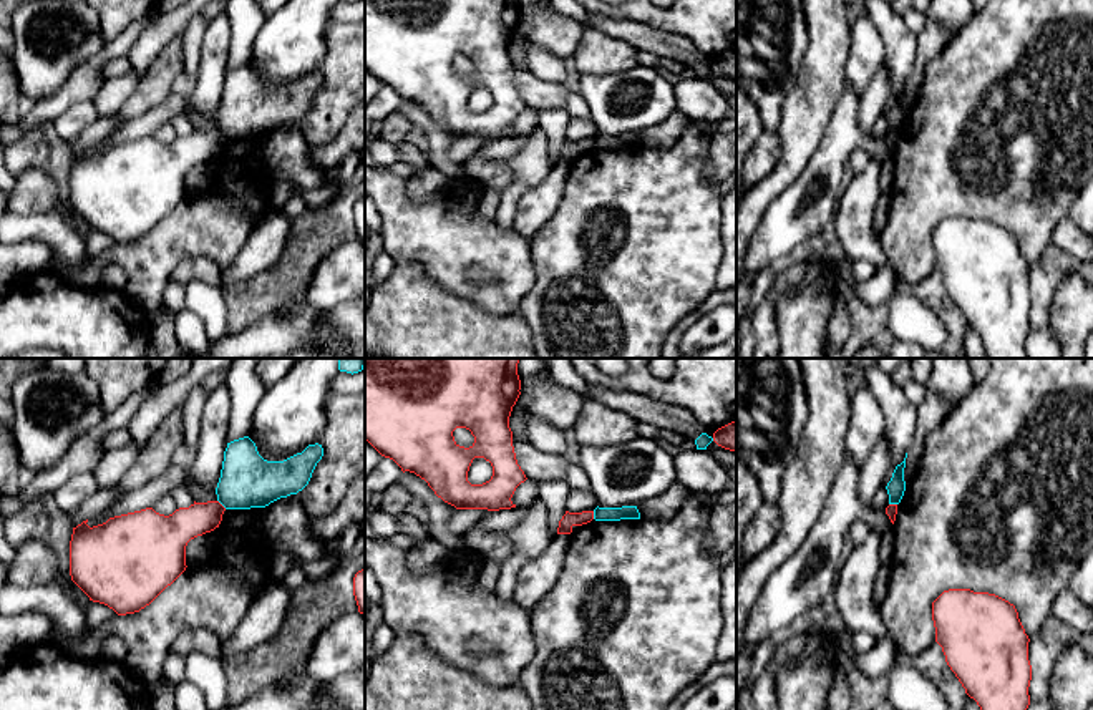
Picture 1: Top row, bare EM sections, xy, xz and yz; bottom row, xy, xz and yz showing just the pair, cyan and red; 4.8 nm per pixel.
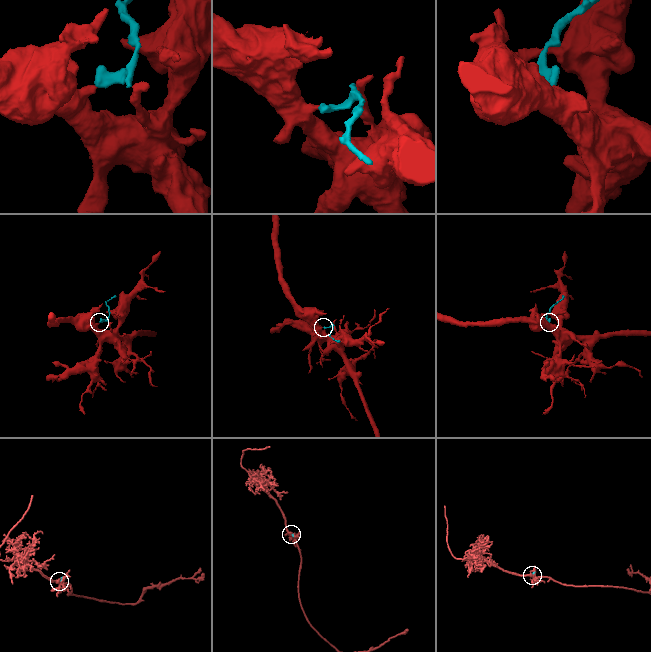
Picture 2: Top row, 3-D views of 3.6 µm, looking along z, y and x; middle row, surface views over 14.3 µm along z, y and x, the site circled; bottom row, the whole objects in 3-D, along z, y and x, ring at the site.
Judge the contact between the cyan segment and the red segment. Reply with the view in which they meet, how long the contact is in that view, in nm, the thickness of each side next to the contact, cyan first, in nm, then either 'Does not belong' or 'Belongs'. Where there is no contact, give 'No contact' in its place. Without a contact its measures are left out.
Touches cyan in xy. Shared border 60 nm. Thickness 260 nm (cyan) against 160 nm. Does not belong

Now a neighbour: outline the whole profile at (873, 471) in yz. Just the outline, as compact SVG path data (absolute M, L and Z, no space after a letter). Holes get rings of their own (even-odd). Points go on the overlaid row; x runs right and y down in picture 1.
M886 435L877 441L859 476L859 498L871 503L889 469L889 443Z

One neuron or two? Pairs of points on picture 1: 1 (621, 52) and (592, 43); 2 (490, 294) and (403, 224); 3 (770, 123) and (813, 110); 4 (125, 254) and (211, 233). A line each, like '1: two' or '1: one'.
1: one
2: one
3: two
4: one

